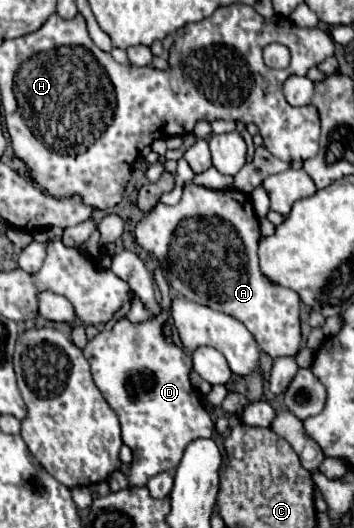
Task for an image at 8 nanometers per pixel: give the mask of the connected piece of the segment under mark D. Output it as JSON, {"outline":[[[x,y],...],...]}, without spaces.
{"outline":[[[162,268],[154,270],[154,278],[160,288],[162,314],[144,324],[132,324],[128,318],[122,318],[110,332],[100,332],[84,348],[94,382],[116,412],[122,426],[122,442],[134,456],[126,476],[130,488],[146,486],[162,470],[174,472],[186,446],[196,438],[210,438],[214,432],[214,422],[188,378],[192,370],[190,354],[176,344],[168,344],[162,336],[162,322],[168,318],[172,298]]]}

